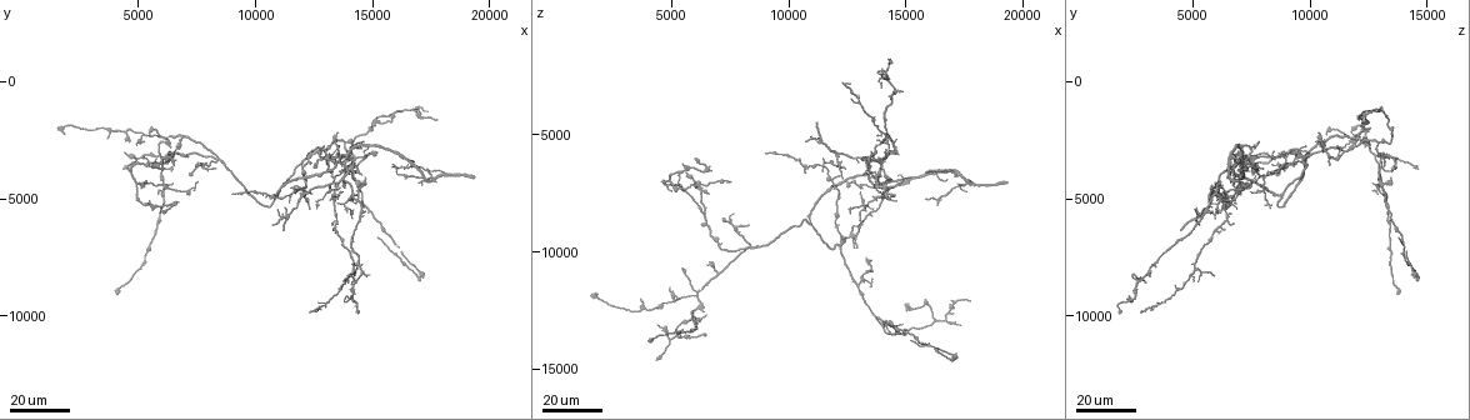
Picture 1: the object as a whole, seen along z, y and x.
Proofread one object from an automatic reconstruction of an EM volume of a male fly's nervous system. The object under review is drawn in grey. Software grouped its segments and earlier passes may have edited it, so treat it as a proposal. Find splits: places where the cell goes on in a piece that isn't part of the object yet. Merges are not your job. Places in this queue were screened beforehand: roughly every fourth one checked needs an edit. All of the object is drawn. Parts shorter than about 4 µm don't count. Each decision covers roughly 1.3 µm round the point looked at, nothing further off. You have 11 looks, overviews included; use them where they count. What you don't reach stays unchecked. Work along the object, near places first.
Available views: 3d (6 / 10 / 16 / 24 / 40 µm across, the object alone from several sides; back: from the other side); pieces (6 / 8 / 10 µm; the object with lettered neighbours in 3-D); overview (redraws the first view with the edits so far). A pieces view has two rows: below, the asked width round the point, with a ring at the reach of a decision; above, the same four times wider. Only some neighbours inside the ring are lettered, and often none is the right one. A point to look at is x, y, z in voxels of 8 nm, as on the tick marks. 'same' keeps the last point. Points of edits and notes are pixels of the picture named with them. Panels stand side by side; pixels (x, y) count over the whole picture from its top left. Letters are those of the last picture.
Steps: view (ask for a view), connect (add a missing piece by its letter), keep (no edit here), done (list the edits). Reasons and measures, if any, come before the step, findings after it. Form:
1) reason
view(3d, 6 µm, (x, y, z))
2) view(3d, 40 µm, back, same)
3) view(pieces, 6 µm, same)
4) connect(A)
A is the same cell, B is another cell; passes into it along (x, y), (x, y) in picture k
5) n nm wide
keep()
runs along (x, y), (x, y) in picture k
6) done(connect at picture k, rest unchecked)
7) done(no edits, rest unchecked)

branch stops here
view(3d, 16 µm, (12200, 4500, 6700))

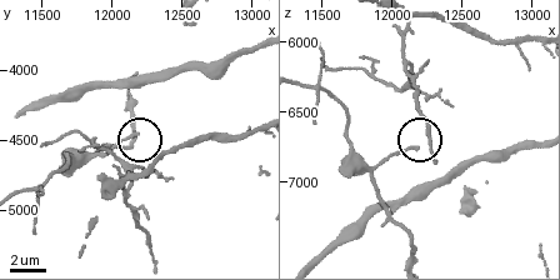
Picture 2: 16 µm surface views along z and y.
view(pieces, 6 µm, (12180, 4440, 6760))

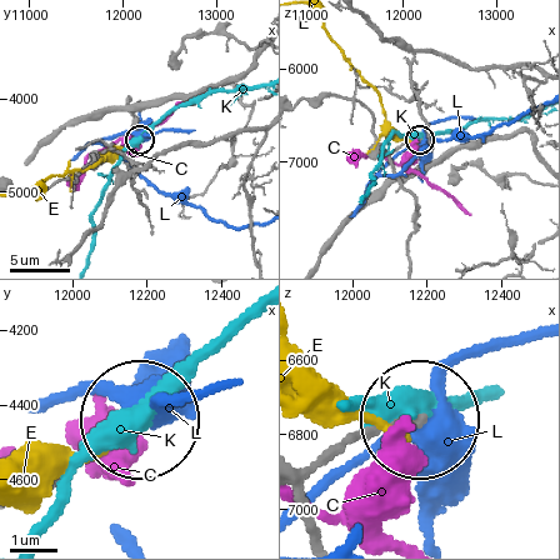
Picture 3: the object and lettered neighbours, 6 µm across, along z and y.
keep()
C, E, K and L are other cells; none of them fits

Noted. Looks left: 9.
tapers out
view(3d, 16 µm, (10800, 6100, 5300))

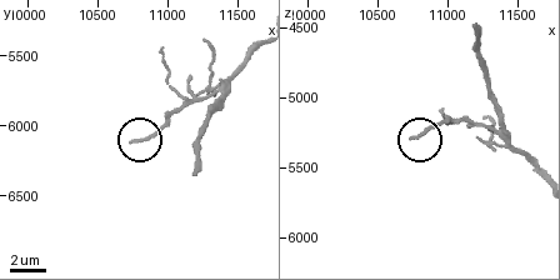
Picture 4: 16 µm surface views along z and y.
view(pieces, 6 µm, (10760, 6100, 5300))

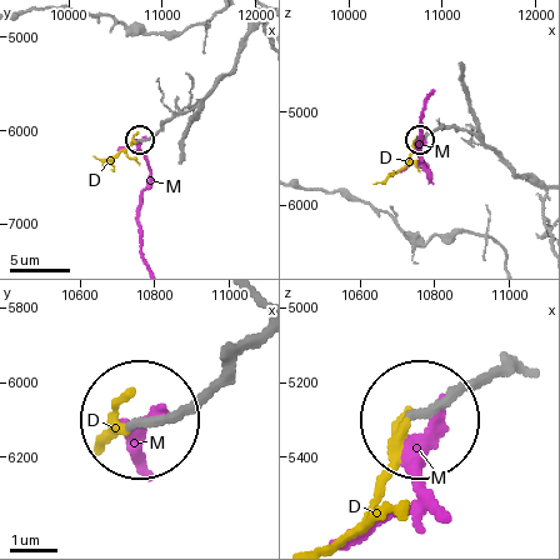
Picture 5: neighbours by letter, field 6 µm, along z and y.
160 nm wide
connect(D)
D is the same cell, M is another cell; passes into it along (169, 119), (116, 155), (94, 158) in picture 5; it goes on there

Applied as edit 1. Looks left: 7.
thin end
view(3d, 24 µm, (11200, 5300, 5200))

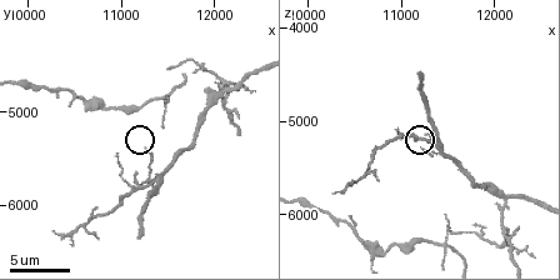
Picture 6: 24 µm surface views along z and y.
see the neighbours
view(pieces, 8 µm, (11250, 5400, 5150))

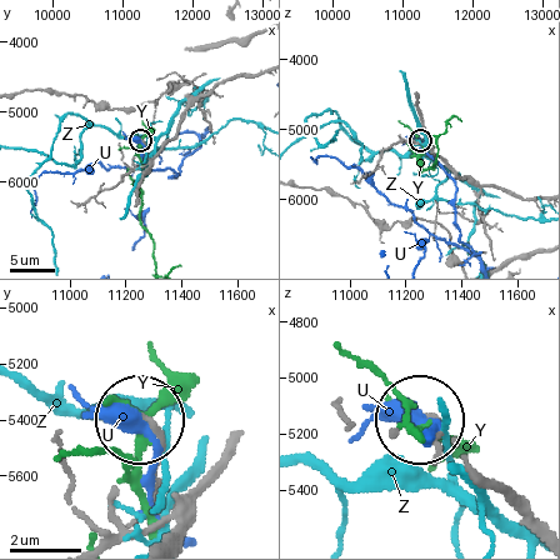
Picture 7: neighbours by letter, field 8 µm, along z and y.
keep()
U, Y and Z are other cells; none of them fits

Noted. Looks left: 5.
free end
view(pieces, 8 µm, (11200, 6350, 4450))

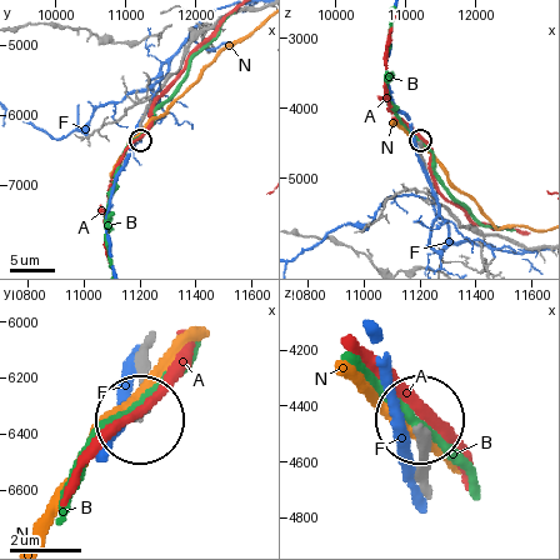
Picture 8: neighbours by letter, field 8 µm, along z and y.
keep()
A, B, F and N are other cells; runs along (426, 488), (424, 428) in picture 8; none of them fits

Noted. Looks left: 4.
free end
view(3d, 24 µm, (19300, 4100, 7000))

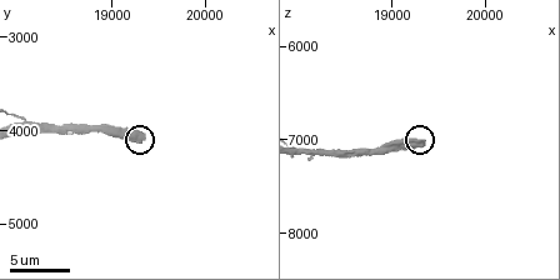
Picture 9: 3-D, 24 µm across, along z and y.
view(pieces, 8 µm, (19300, 4100, 7050))

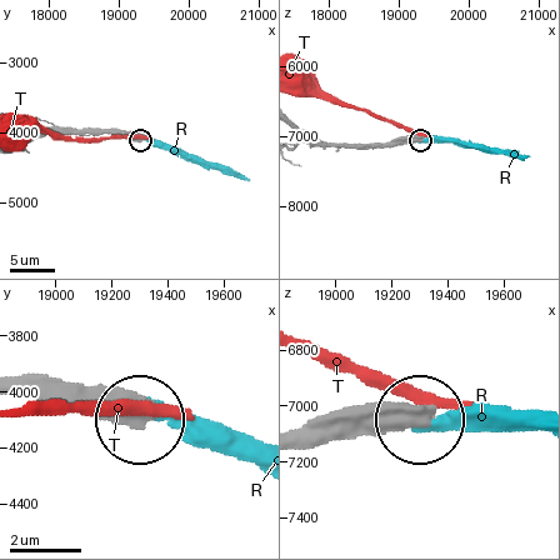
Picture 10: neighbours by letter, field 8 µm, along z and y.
connect(R)
R is the same cell, T is another cell; the cell continues

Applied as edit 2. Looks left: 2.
done(connect at picture 5, connect at picture 10, rest unchecked)

